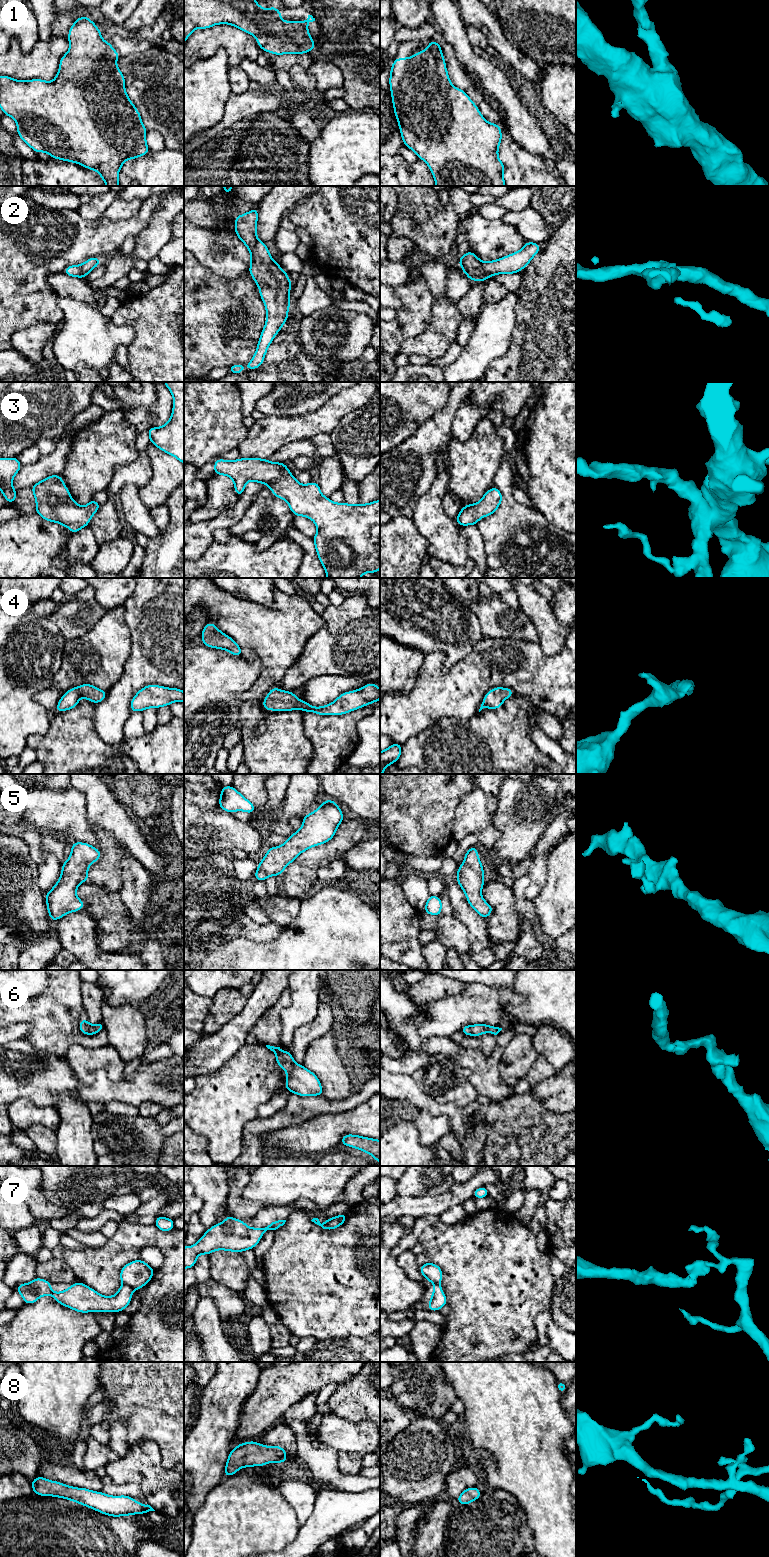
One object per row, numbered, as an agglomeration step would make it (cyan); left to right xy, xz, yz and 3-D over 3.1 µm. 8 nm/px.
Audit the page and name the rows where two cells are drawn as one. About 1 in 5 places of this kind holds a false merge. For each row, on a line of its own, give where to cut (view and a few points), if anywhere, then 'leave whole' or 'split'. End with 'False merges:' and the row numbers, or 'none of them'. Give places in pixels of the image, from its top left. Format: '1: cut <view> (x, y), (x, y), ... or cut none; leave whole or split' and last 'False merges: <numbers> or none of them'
1: cut none; leave whole
2: cut none; leave whole
3: cut none; leave whole
4: cut none; leave whole
5: cut none; leave whole
6: cut none; leave whole
7: cut xy (123, 1284), (133, 1289); split
8: cut none; leave whole
False merges: 7

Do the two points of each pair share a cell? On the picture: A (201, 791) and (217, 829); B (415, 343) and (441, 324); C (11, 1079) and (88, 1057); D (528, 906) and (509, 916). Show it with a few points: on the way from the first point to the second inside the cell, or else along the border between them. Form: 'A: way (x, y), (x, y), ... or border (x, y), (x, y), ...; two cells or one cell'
A: border (218, 806), (198, 820), (207, 835); two cells
B: way (421, 343), (435, 330); one cell
C: border (66, 1058), (74, 1074), (82, 1083); two cells
D: border (512, 889), (515, 906), (523, 918); two cells

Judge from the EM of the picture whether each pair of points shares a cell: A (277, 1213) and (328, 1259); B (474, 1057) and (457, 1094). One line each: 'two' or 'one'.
A: two
B: two

